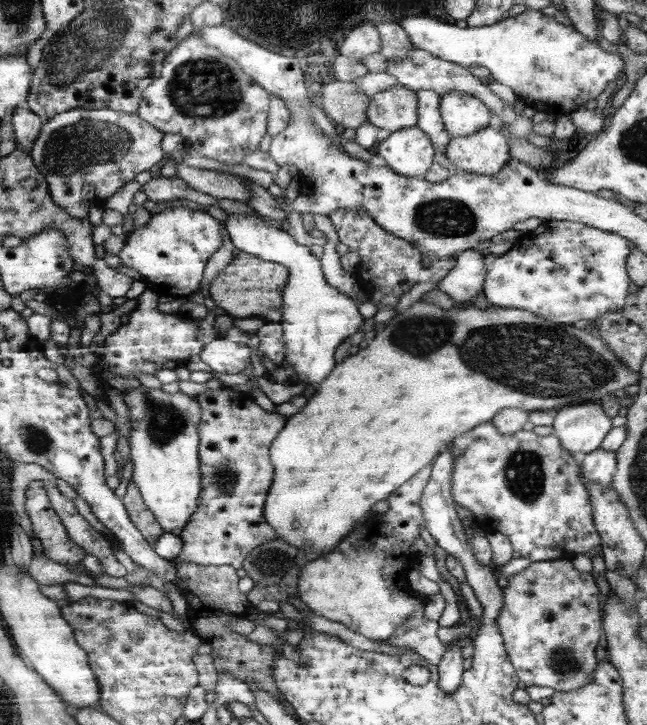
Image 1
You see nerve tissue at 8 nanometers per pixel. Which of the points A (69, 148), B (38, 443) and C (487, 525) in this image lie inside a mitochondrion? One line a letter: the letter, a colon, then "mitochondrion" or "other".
A: mitochondrion
B: mitochondrion
C: other

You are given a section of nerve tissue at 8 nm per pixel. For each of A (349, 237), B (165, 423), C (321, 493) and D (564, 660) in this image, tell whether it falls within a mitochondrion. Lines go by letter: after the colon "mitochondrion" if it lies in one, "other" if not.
A: other
B: mitochondrion
C: other
D: mitochondrion

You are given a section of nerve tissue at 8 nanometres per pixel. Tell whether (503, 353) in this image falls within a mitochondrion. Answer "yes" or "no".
yes

